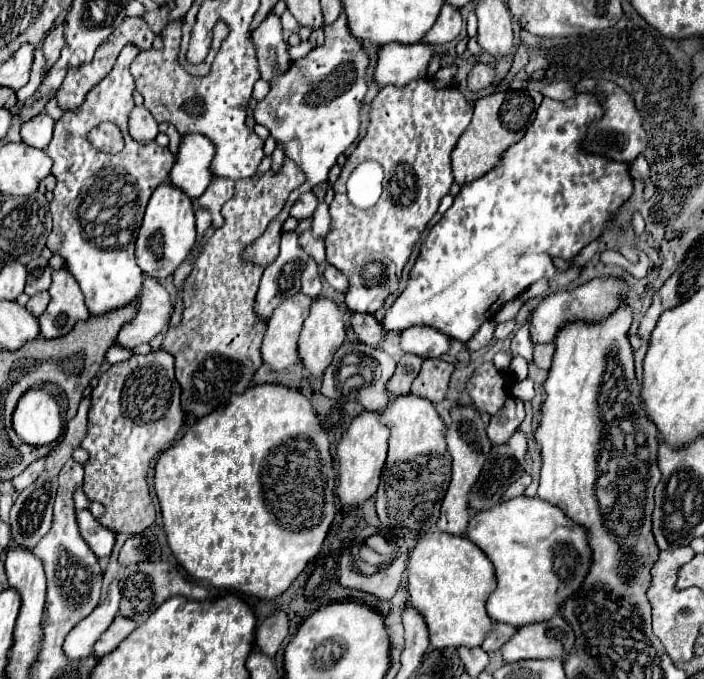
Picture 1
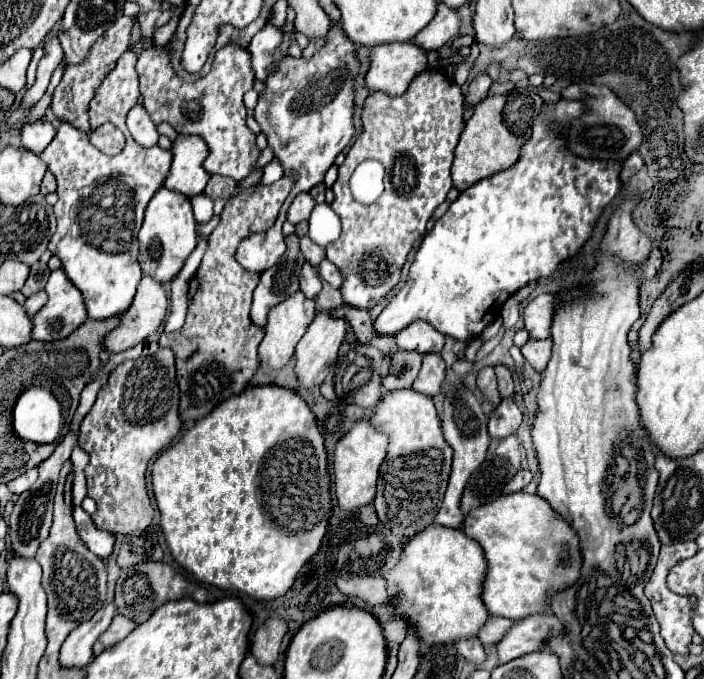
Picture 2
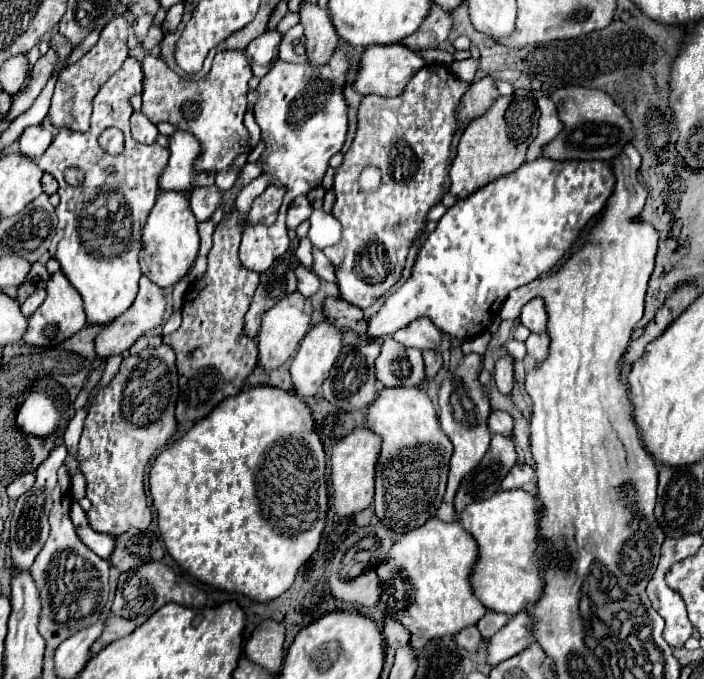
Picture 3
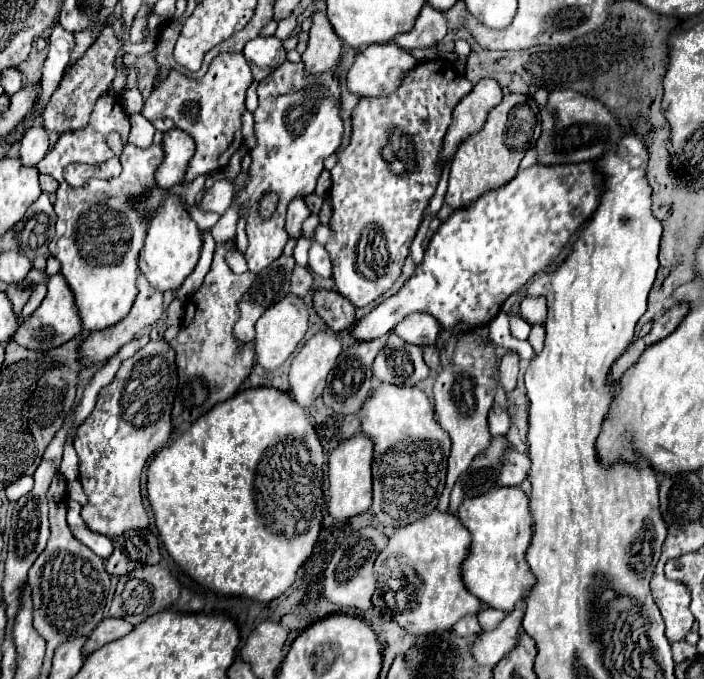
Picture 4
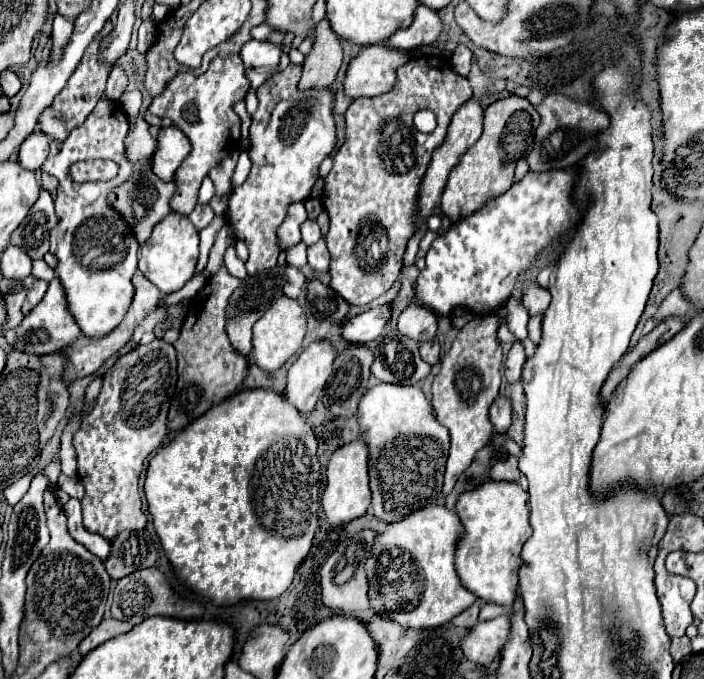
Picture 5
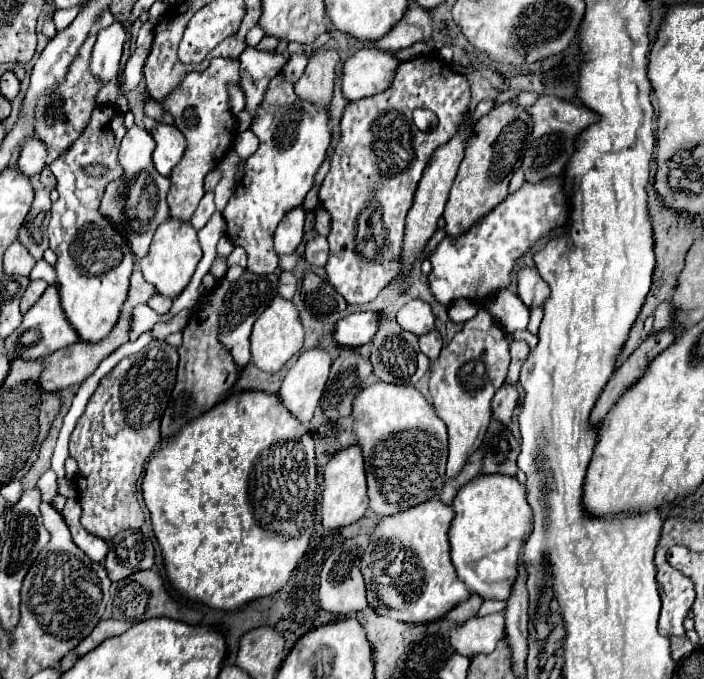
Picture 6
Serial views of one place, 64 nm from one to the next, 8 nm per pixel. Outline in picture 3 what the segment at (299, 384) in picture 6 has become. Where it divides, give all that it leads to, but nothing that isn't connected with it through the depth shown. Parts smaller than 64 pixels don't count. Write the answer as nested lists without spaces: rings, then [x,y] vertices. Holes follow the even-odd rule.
[[[322,320],[300,342],[298,354],[290,366],[294,390],[298,396],[314,396],[328,378],[332,364],[342,348],[342,328]]]

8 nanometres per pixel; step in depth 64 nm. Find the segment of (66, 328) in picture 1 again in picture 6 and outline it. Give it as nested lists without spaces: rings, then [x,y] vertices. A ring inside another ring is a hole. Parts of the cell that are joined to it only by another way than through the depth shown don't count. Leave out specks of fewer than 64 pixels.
[[[50,284],[46,292],[42,294],[42,298],[24,314],[22,324],[4,340],[4,344],[6,344],[6,352],[10,358],[24,356],[24,358],[40,360],[60,348],[74,344],[76,340],[78,340],[76,330],[72,328],[72,324],[68,324],[68,318],[64,316],[64,310],[60,308],[60,292],[56,292],[56,284]]]

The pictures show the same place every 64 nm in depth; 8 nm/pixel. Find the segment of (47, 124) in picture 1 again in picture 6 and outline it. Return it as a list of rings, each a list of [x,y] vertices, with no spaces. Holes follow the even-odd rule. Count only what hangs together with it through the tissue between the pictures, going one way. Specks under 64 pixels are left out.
[[[32,136],[24,142],[20,150],[18,170],[26,176],[34,176],[40,174],[44,166],[46,166],[46,148],[44,144],[40,144],[40,140],[36,140],[36,136]]]

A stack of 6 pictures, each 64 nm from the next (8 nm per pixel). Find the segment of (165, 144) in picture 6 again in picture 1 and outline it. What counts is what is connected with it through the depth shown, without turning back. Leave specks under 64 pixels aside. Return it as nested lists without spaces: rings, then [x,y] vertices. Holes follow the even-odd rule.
[[[202,134],[182,136],[176,164],[170,172],[170,182],[184,190],[190,198],[198,198],[214,180],[212,160],[216,148]]]

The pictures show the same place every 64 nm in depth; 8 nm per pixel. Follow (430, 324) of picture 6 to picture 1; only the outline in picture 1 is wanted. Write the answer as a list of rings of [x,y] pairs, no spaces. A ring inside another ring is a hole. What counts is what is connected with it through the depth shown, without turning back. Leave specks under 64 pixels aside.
[[[412,326],[402,332],[400,346],[408,354],[422,358],[442,358],[450,350],[450,336],[430,326]]]

